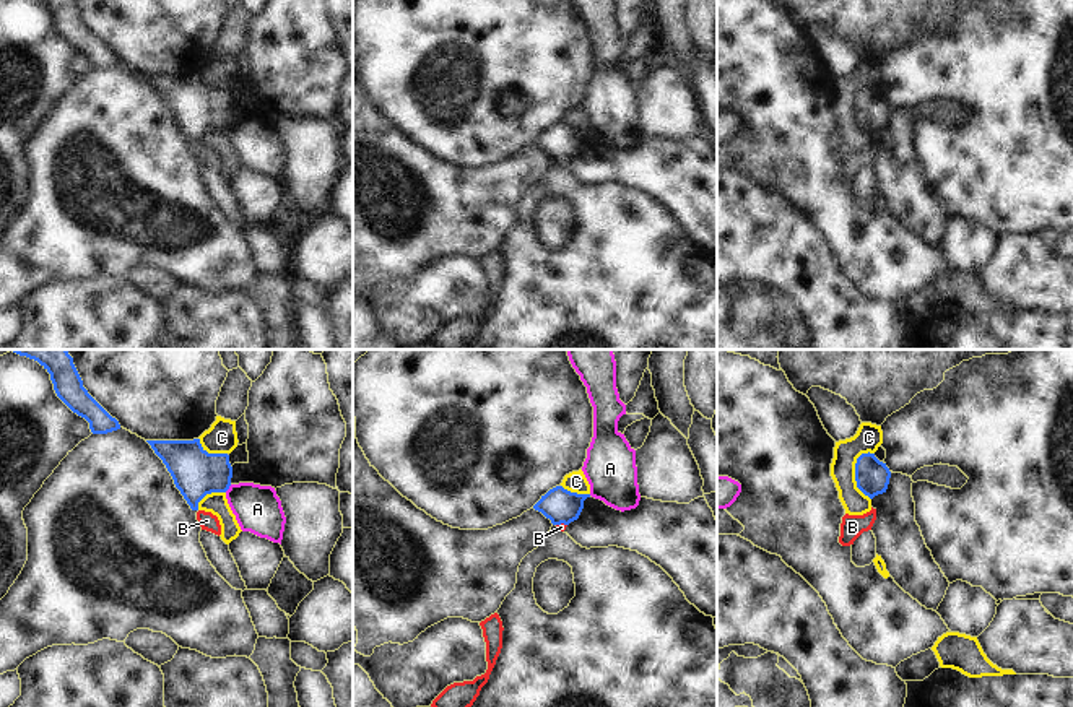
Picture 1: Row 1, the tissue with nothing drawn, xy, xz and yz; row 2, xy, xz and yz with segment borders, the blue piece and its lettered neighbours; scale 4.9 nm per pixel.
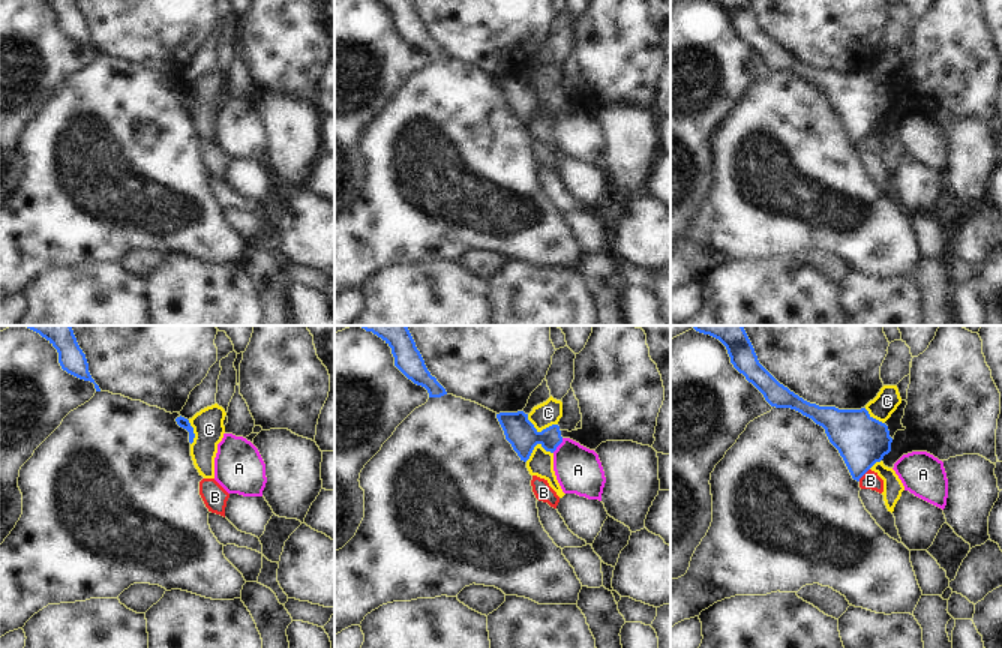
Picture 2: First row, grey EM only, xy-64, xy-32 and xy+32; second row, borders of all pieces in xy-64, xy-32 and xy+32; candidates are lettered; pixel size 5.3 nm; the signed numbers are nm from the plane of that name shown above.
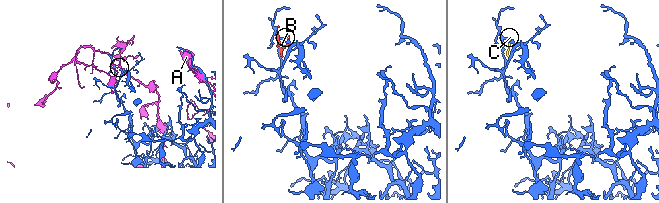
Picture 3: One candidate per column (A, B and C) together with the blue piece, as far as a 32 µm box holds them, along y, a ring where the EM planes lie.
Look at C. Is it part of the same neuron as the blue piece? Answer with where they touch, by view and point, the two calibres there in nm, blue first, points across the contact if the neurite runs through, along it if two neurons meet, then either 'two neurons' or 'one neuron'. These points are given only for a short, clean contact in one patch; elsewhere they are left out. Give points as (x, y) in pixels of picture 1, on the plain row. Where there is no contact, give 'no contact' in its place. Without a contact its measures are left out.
yz (855, 109) | 170/140 nm | along yz (868, 86), (857, 95), (855, 121), (870, 135) | two neurons

